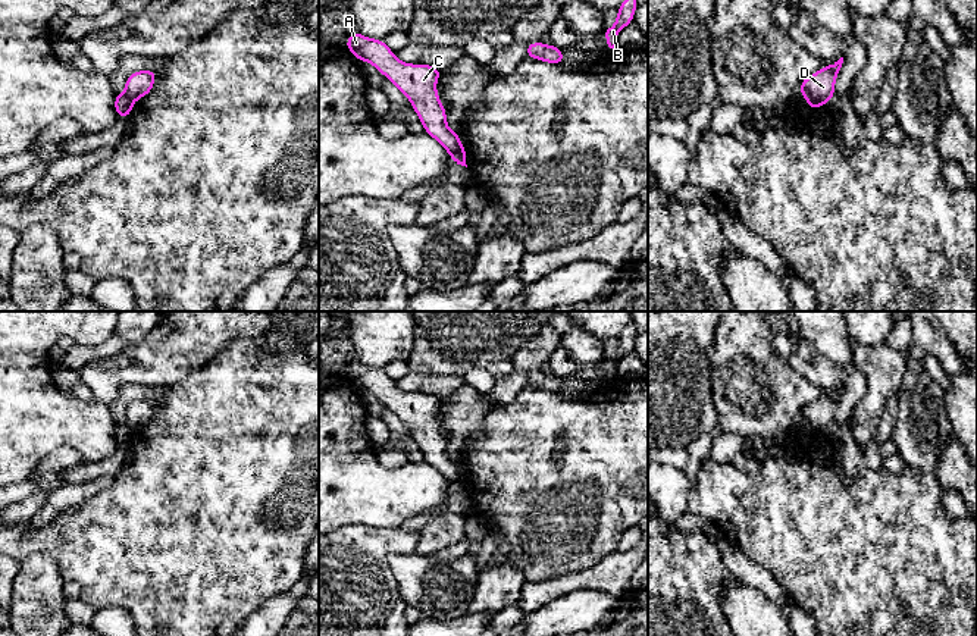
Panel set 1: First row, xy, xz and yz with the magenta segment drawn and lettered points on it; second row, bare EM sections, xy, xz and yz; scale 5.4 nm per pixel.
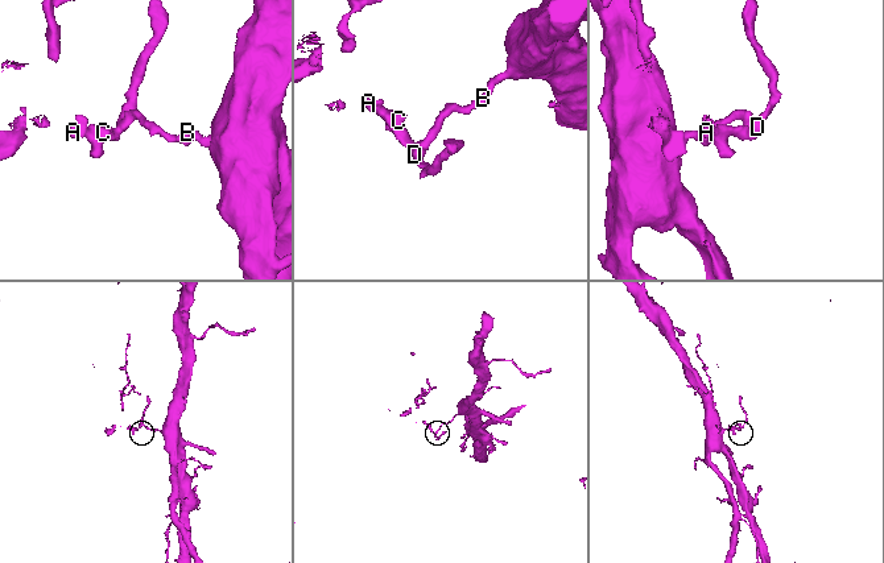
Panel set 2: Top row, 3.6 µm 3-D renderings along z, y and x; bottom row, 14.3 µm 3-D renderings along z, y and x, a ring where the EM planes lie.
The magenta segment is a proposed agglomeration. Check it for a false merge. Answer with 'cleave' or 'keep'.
cleave

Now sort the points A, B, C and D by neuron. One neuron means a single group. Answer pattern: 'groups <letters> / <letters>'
groups A C / B D

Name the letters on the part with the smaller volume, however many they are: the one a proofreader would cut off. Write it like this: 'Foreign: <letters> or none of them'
Foreign: A, C

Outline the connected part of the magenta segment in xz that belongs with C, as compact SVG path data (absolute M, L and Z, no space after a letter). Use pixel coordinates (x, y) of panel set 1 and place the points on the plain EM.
M356 360L347 367L345 376L360 391L372 392L410 429L425 461L448 480L454 492L458 491L460 464L447 455L447 441L435 416L441 398L430 394L404 392L397 388L383 369L373 369Z

